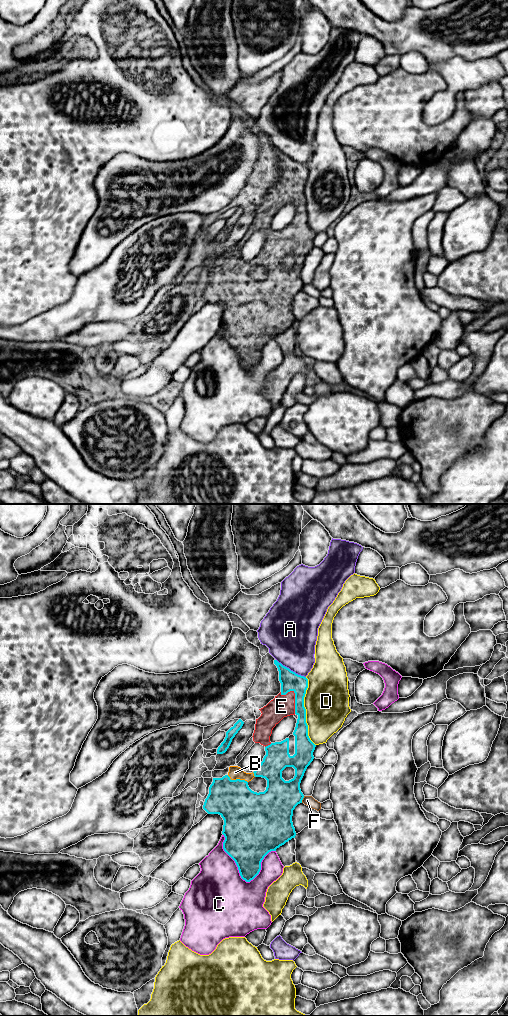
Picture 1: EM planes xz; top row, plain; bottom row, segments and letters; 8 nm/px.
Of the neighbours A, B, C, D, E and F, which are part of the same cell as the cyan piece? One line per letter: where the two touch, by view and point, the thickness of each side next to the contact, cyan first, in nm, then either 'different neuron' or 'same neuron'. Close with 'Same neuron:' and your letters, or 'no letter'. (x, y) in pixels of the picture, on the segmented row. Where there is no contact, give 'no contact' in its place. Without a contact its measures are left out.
A: contact xz (290, 670); calibres 160 and 400 nm; different neuron
B: contact xz (237, 779); calibres 340 and 110 nm; same neuron
C: contact xz (242, 878); calibres 300 and 500 nm; different neuron
D: contact xz (305, 711); calibres 140 and 360 nm; different neuron
E: contact xz (295, 696); calibres 160 and 180 nm; same neuron
F: contact xz (302, 799); calibres 320 and 80 nm; different neuron
Same neuron: B, E

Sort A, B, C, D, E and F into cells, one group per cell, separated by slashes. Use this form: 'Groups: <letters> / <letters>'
Groups: A / B E / C / D / F

